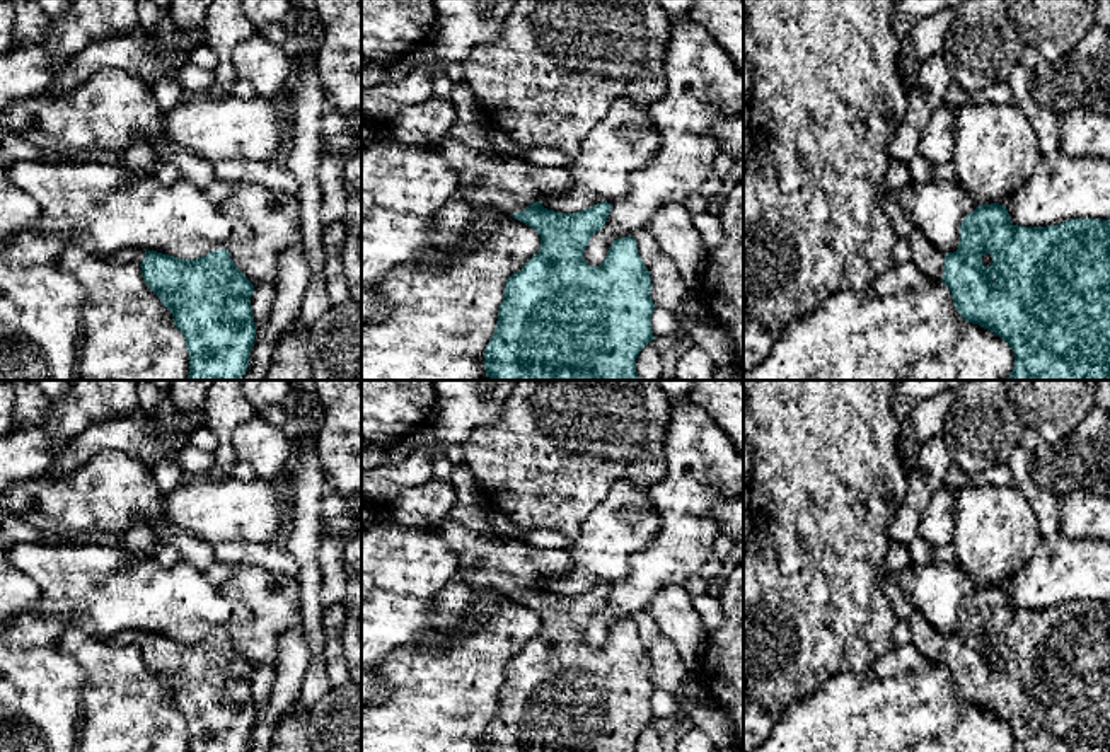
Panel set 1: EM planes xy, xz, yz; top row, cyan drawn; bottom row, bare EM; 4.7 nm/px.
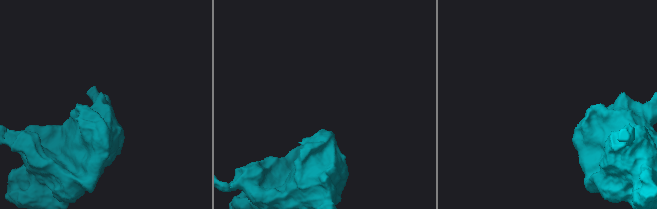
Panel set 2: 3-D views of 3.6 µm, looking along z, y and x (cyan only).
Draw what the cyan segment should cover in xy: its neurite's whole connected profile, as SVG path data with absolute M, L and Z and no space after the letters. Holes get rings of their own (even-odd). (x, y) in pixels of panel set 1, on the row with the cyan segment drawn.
M89 235L72 242L109 263L138 264L147 286L171 310L189 353L188 380L239 380L247 372L256 324L251 309L254 285L225 249L196 259L179 259L147 249L102 256Z

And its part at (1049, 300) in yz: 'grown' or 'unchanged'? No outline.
grown

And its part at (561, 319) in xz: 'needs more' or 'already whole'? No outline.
needs more

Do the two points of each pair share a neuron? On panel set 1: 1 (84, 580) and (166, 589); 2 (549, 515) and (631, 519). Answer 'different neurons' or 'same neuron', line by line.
1: same neuron
2: different neurons

